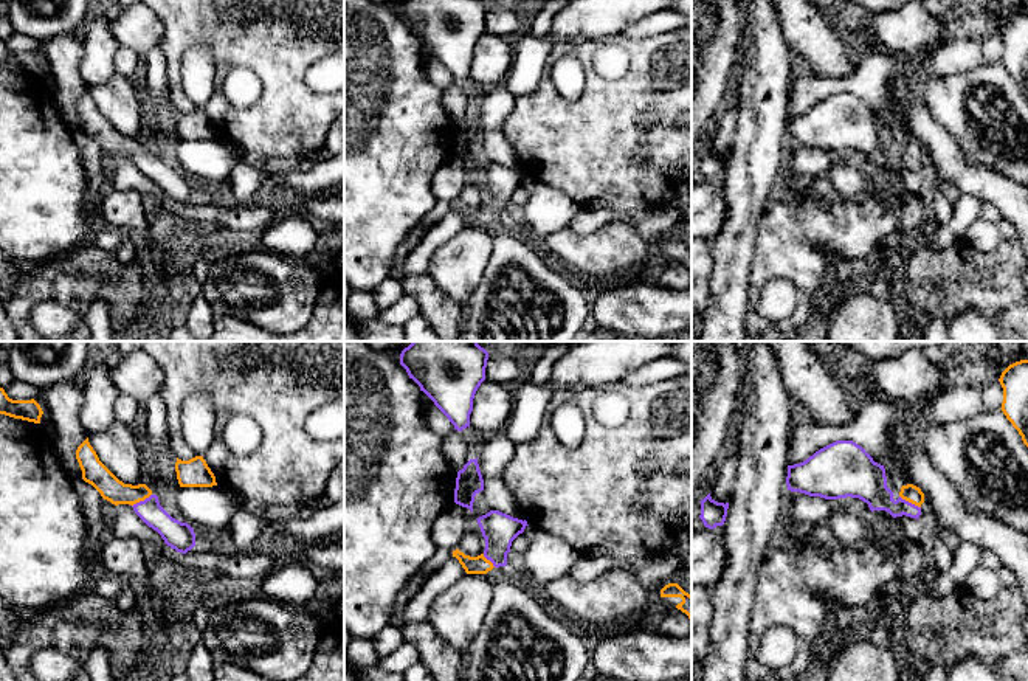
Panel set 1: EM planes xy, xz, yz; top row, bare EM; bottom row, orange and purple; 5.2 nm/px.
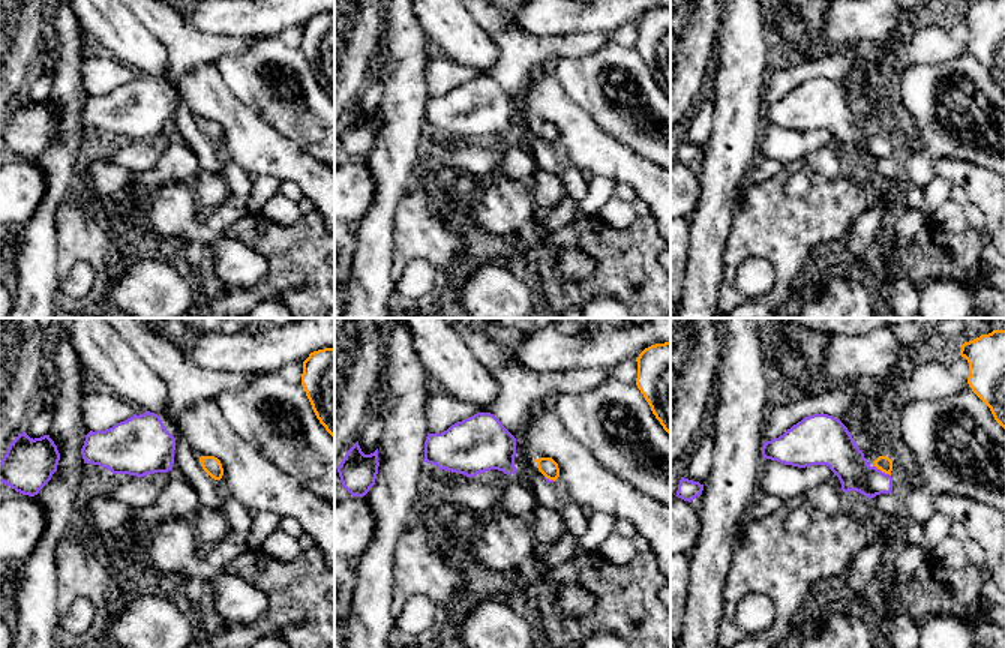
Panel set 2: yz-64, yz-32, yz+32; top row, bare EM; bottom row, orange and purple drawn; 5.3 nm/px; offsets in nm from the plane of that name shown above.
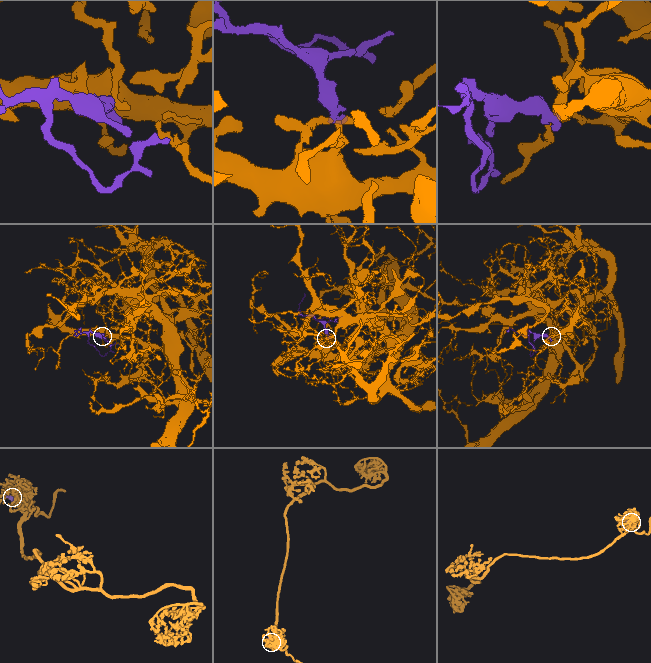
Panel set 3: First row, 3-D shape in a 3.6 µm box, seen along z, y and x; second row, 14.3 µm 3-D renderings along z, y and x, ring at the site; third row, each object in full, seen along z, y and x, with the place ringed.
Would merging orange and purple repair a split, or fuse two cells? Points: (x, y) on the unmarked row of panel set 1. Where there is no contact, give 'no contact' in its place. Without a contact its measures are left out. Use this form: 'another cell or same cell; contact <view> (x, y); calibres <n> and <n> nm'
same cell; contact yz (910, 154); calibres 90 and 200 nm

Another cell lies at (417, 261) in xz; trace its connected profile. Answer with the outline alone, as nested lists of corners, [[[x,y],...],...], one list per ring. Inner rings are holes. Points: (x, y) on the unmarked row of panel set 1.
[[[456,209],[431,226],[420,244],[408,254],[398,275],[398,281],[411,275],[425,275],[433,251],[465,228],[465,222]]]

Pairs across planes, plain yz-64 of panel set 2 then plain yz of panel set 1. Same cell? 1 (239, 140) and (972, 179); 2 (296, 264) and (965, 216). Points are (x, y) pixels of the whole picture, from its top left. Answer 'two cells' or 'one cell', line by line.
1: one cell
2: two cells

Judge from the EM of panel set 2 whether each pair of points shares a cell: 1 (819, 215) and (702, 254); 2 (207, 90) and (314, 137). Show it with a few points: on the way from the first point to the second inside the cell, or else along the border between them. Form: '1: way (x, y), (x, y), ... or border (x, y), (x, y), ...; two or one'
1: border (734, 212), (725, 255), (725, 278), (722, 281); two
2: border (227, 87), (281, 132); two

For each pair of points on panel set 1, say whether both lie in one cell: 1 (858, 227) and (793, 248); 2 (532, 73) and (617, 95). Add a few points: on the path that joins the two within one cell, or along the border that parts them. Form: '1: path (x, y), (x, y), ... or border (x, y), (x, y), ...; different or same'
1: path (841, 227), (819, 227), (813, 231), (803, 231); same
2: border (554, 47), (540, 81), (529, 92), (517, 96); different

